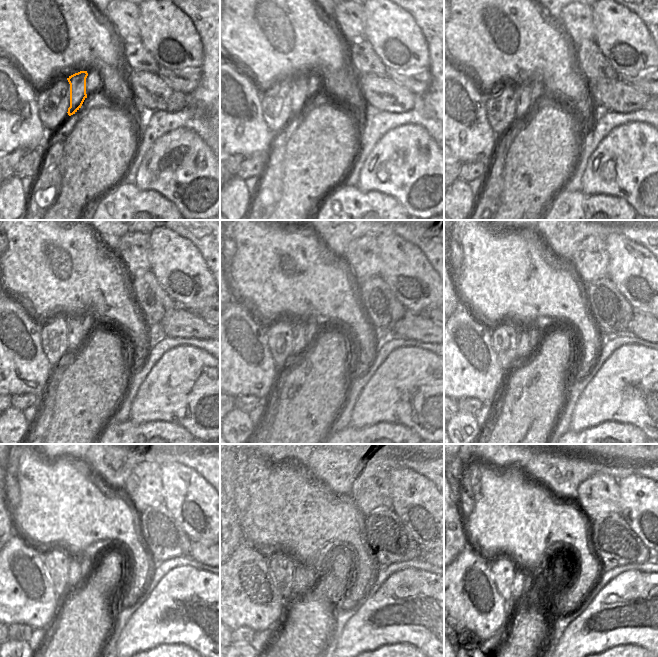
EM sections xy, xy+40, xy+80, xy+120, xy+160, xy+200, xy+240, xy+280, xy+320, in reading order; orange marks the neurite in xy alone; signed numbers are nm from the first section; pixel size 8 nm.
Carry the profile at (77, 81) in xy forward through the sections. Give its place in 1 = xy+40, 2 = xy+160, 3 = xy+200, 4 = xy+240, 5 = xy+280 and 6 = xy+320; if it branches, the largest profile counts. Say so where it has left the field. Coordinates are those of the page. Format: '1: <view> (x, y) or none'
1: xy+40 (298, 87)
2: xy+160 (303, 335)
3: xy+200 (526, 340)
4: xy+240 (78, 570)
5: xy+280 (302, 580)
6: xy+320 (522, 591)

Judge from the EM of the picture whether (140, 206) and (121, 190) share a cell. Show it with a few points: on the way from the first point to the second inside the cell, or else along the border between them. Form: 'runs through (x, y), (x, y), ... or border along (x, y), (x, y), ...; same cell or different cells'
runs through (135, 203), (126, 195); same cell

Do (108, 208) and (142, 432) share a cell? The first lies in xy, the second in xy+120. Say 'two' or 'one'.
one

